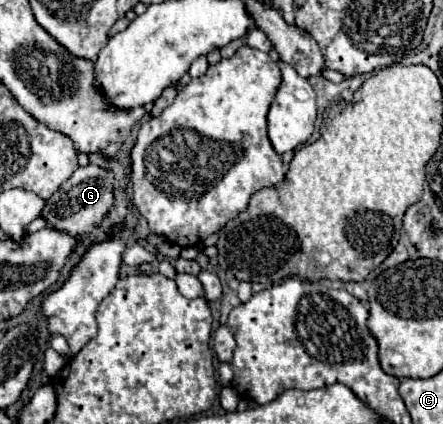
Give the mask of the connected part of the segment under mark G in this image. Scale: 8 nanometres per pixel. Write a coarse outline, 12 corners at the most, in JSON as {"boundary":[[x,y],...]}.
{"boundary":[[79,167],[47,201],[47,227],[91,231],[113,205],[113,173]]}

